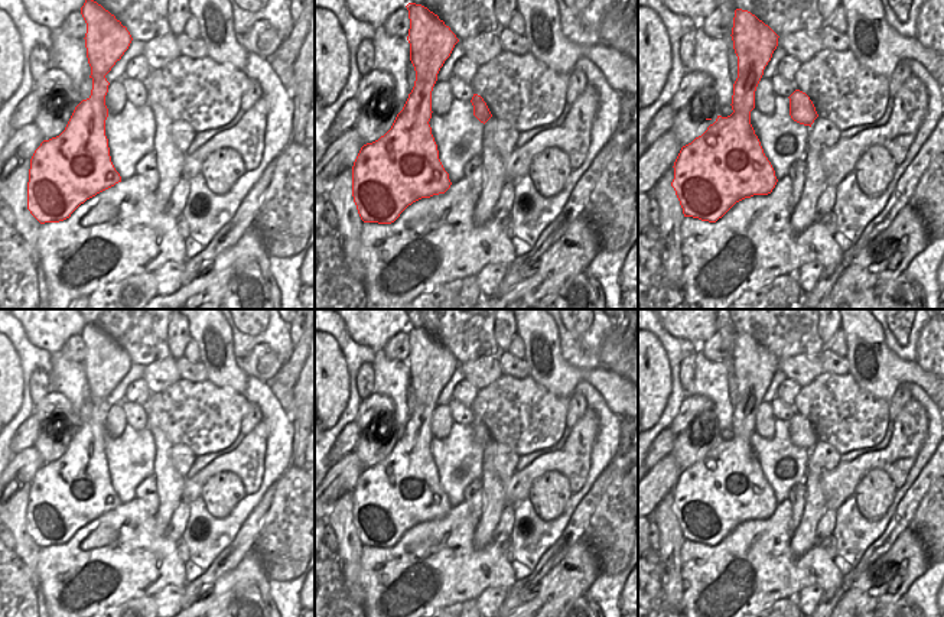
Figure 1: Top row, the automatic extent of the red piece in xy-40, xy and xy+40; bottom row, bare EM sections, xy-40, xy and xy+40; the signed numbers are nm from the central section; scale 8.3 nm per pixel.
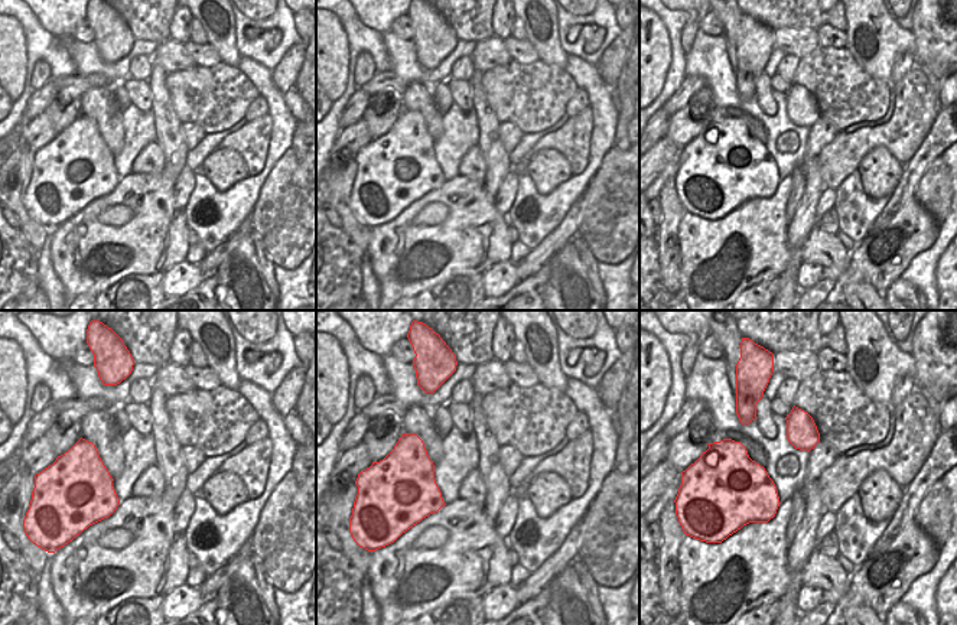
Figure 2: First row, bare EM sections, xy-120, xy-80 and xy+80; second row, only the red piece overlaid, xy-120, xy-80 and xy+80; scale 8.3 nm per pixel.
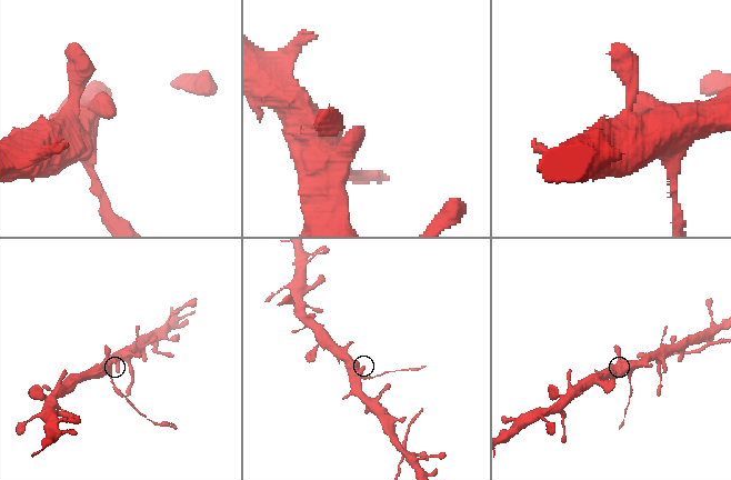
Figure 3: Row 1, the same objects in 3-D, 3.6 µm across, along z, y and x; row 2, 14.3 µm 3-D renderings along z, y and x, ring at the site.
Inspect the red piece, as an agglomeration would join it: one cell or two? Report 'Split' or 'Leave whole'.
Leave whole.

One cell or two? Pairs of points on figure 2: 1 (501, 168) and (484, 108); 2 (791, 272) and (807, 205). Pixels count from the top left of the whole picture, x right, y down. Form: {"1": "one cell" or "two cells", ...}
{"1": "one cell", "2": "one cell"}

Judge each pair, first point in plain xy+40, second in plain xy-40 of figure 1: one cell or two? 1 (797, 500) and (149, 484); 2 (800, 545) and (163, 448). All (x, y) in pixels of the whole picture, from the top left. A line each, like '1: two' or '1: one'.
1: one
2: one

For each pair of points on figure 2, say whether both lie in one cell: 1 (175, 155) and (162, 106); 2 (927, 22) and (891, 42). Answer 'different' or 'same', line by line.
1: same
2: different

